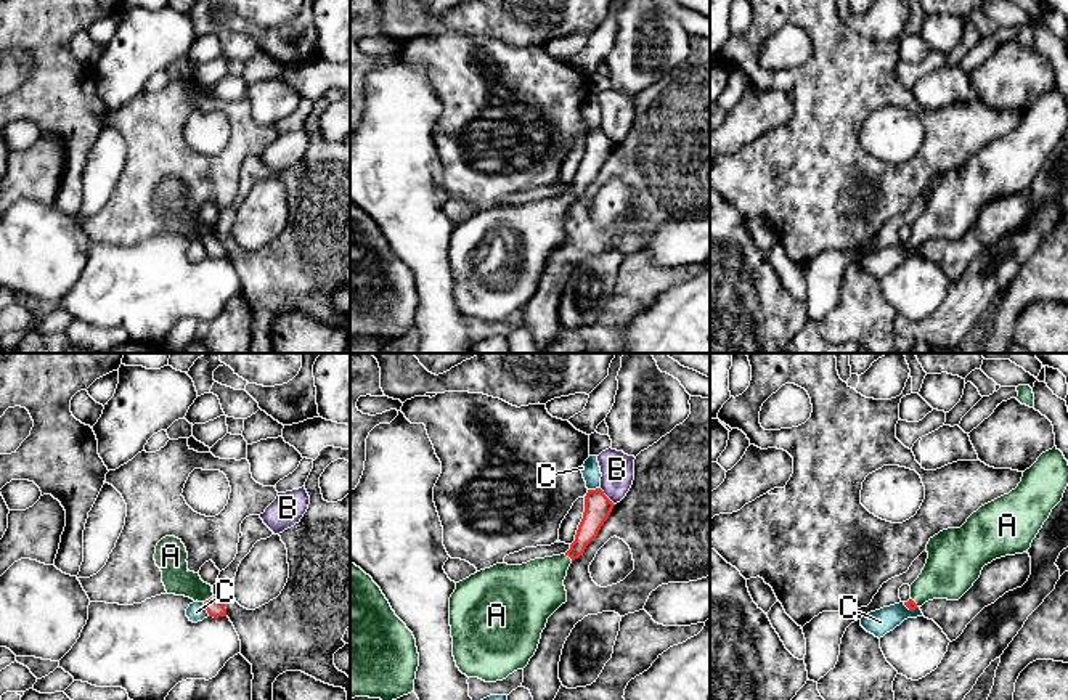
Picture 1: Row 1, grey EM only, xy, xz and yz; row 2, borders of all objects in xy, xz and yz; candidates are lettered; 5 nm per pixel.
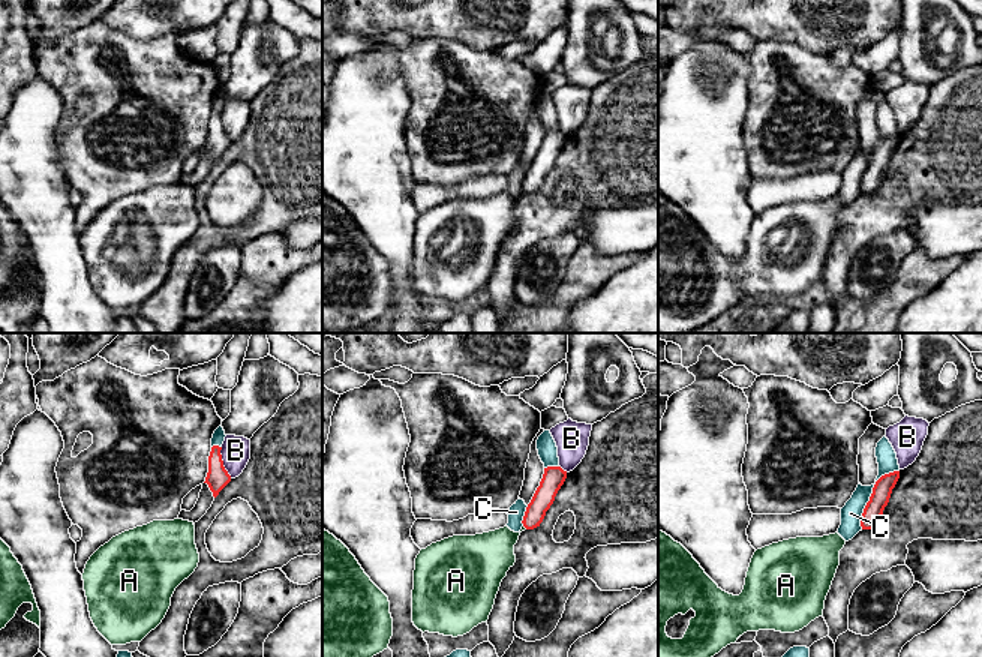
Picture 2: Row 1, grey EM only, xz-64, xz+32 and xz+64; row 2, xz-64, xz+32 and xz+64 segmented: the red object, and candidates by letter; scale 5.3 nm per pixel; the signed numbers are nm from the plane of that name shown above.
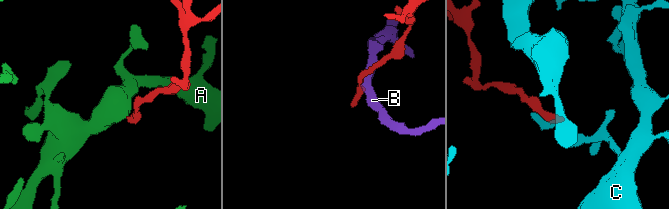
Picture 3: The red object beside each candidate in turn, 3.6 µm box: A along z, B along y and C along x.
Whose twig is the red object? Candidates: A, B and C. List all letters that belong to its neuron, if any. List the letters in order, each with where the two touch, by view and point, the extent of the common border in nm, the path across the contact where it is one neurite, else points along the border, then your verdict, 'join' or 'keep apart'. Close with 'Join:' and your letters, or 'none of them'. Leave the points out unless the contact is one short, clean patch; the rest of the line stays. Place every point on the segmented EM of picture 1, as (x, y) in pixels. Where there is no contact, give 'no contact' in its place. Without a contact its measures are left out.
A: xy (211, 598) | 70 nm | across xy (214, 606), (211, 598), (175, 577) | join
B: xz (606, 496) | 120 nm | along xz (599, 488), (614, 504) | keep apart
C: xy (206, 609) | 80 nm | keep apart
Join: A

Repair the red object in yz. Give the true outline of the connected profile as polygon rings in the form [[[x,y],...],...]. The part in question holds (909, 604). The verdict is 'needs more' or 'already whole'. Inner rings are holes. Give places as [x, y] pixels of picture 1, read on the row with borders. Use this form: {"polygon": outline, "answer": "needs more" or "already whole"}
{"polygon": [[[1054,446],[1023,472],[1021,482],[1009,494],[981,506],[960,528],[948,528],[930,538],[927,564],[911,584],[911,599],[904,605],[915,610],[933,599],[959,600],[980,578],[984,565],[1005,556],[1028,552],[1066,486],[1068,461]]], "answer": "needs more"}

